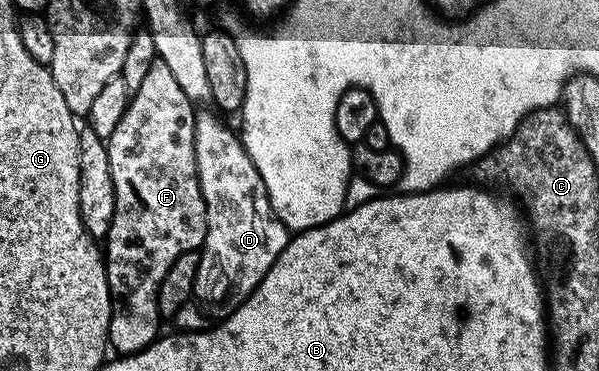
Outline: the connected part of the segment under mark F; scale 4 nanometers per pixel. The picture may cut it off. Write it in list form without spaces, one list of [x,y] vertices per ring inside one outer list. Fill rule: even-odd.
[[[161,60],[152,62],[148,72],[145,73],[144,80],[141,81],[140,88],[130,95],[130,103],[120,116],[120,124],[116,124],[116,132],[106,139],[108,148],[108,164],[112,164],[112,184],[114,185],[114,195],[116,196],[116,212],[112,220],[112,228],[104,239],[104,257],[106,259],[106,275],[110,285],[110,327],[108,328],[108,342],[111,347],[118,349],[119,355],[135,354],[144,347],[151,346],[154,339],[159,337],[158,322],[160,315],[158,313],[158,289],[160,280],[164,280],[168,268],[176,264],[176,260],[184,252],[189,250],[198,250],[202,241],[206,238],[206,205],[204,196],[200,192],[200,180],[198,179],[198,165],[196,164],[196,144],[194,143],[194,119],[196,109],[190,103],[190,98],[186,95],[186,90],[182,87],[182,82],[177,78],[175,67],[164,64]]]

